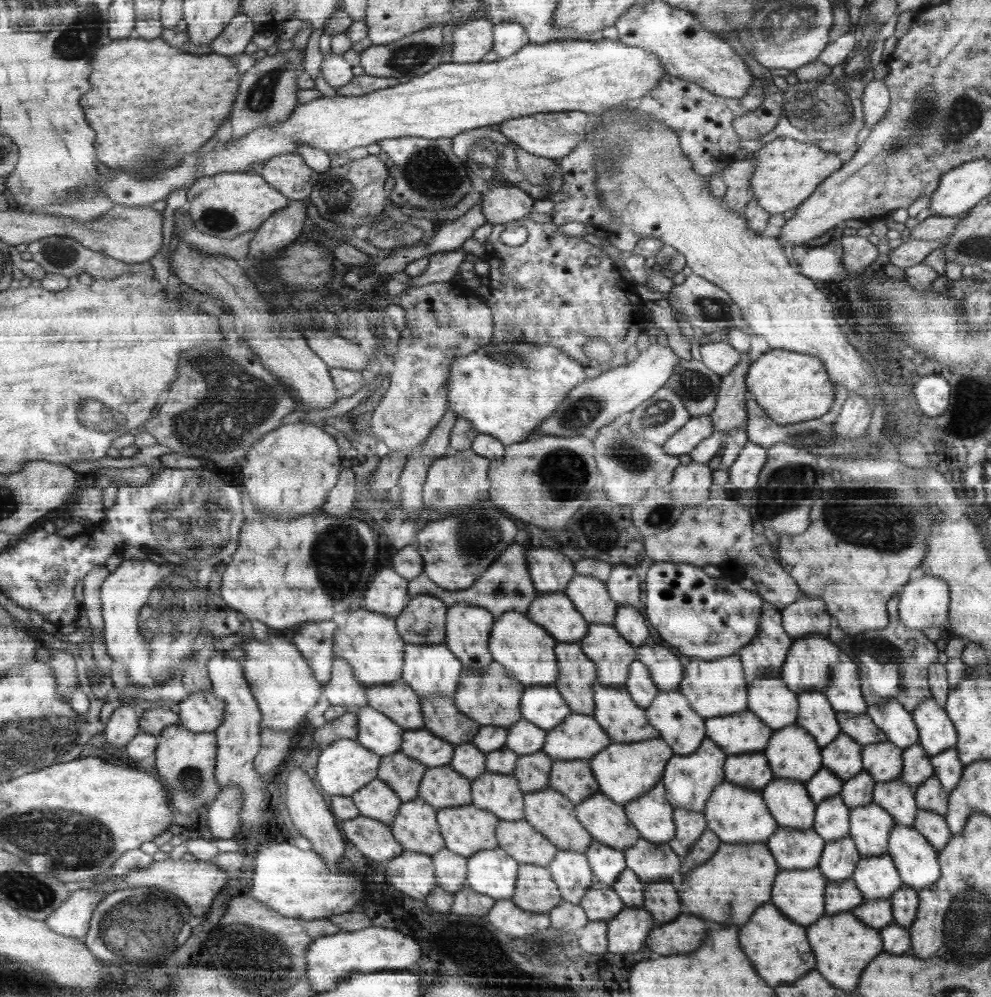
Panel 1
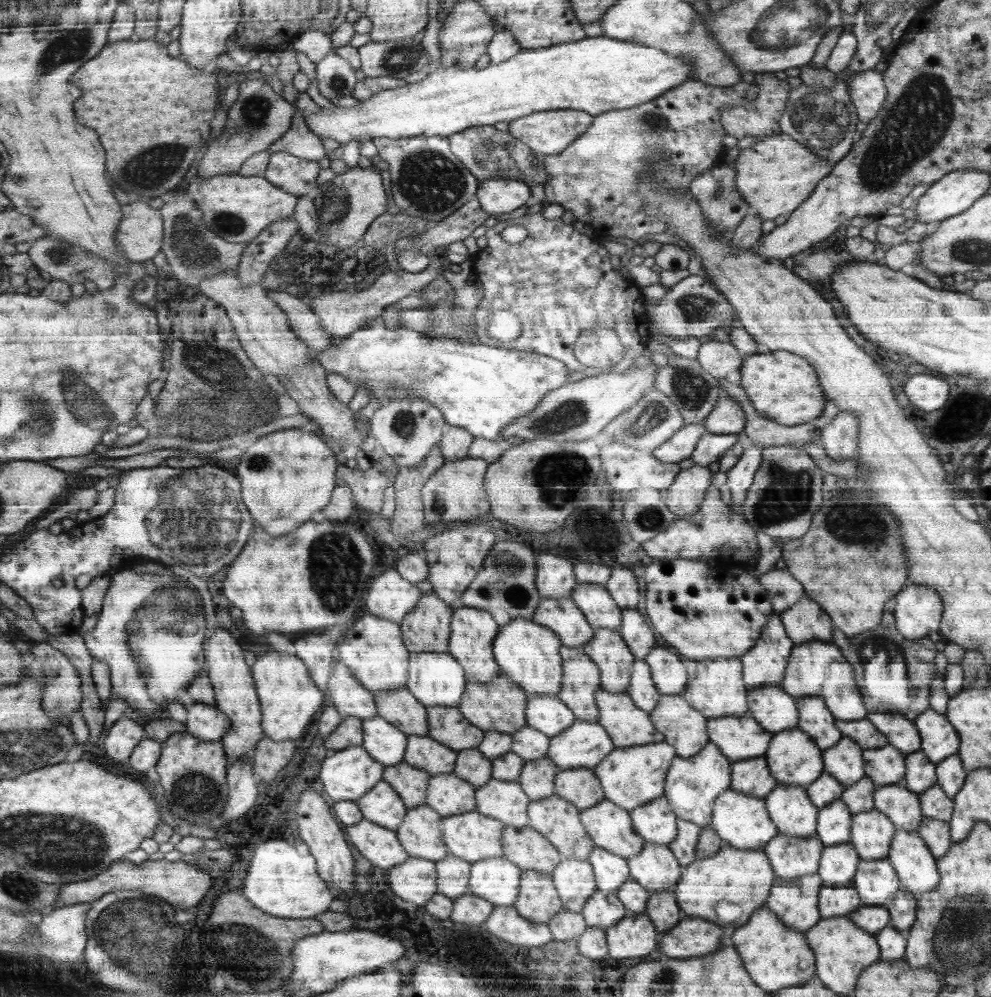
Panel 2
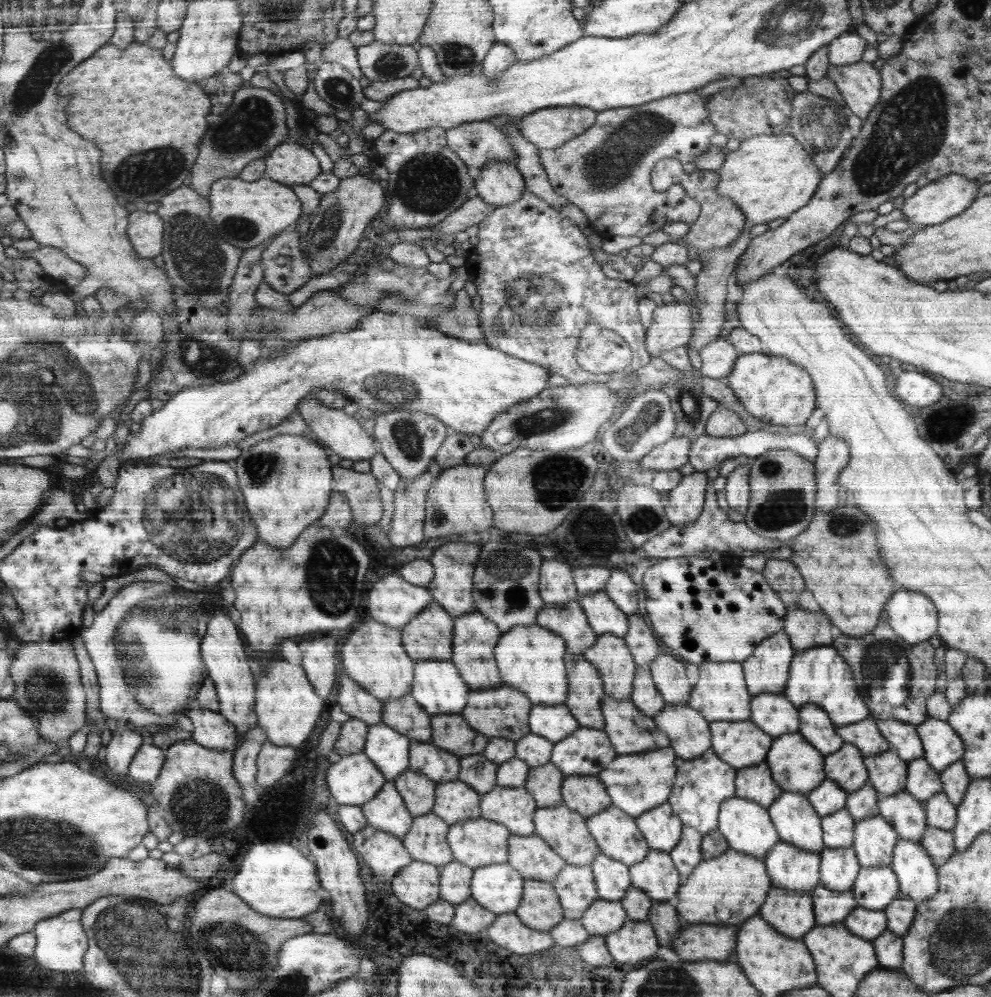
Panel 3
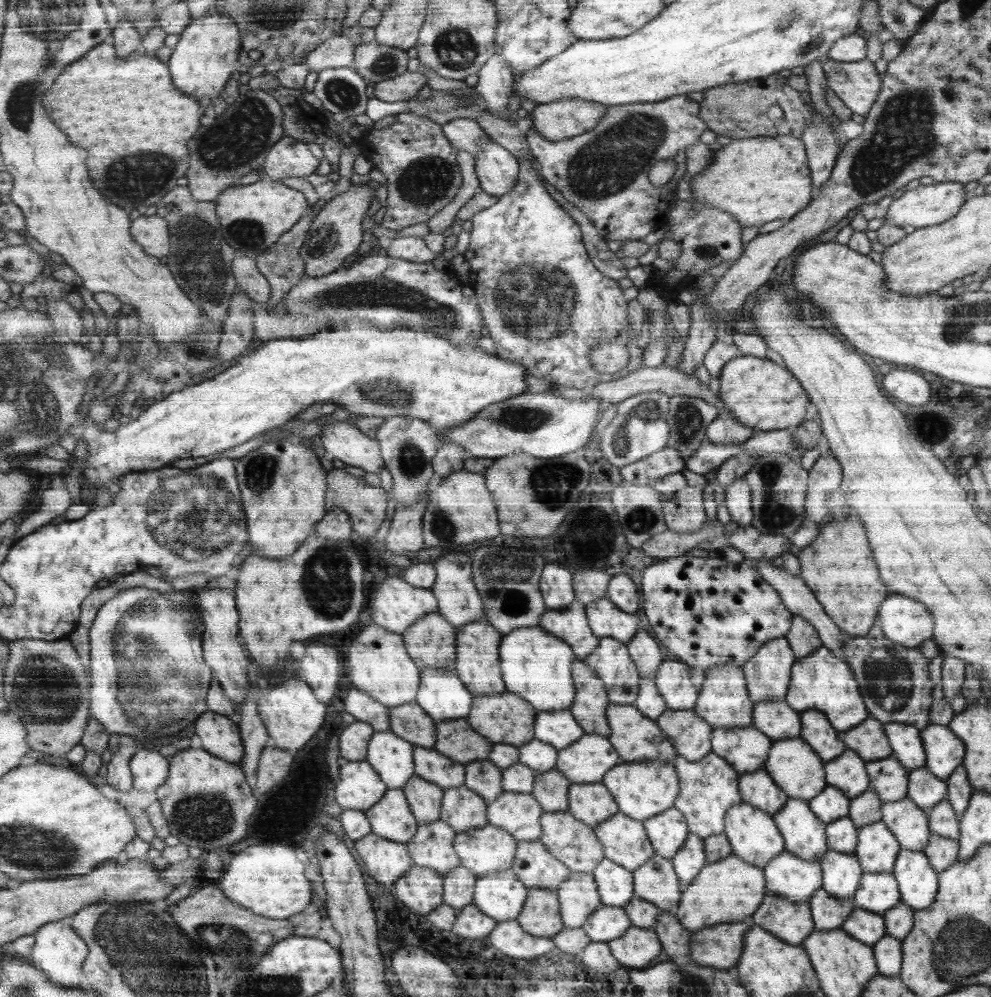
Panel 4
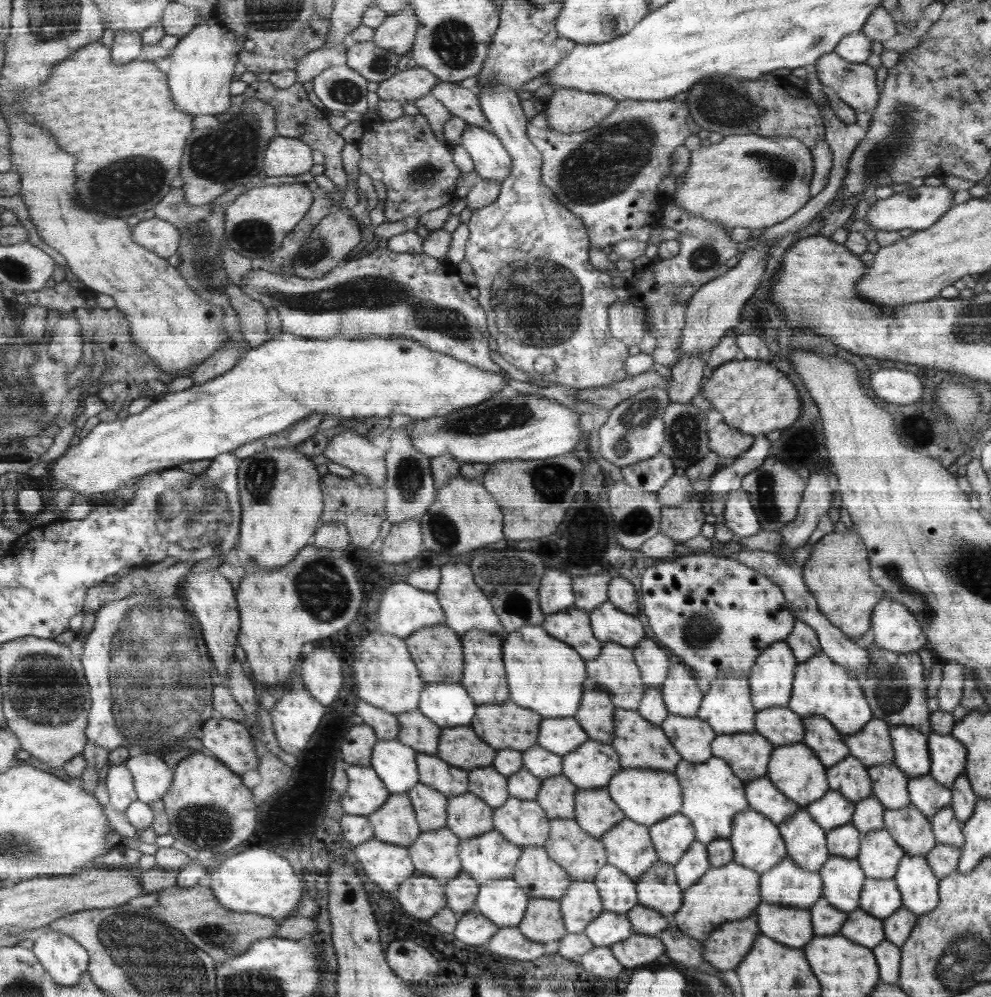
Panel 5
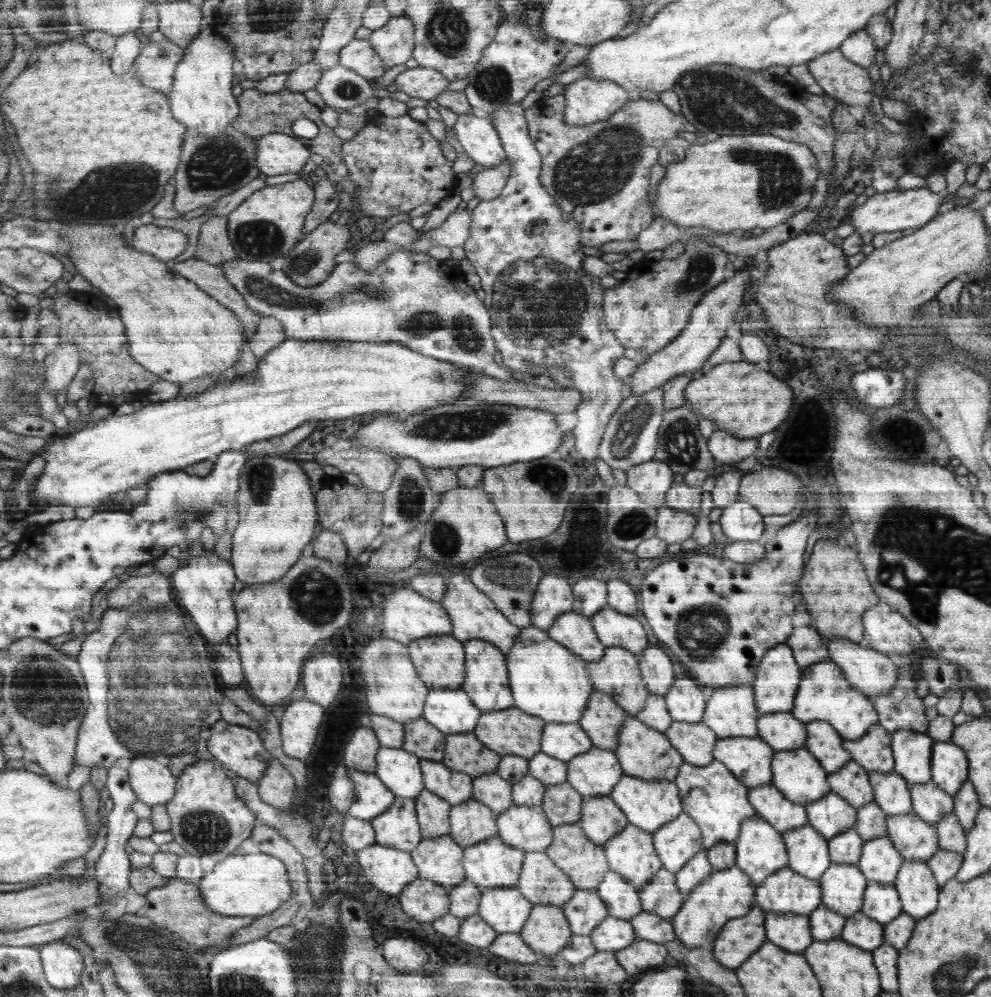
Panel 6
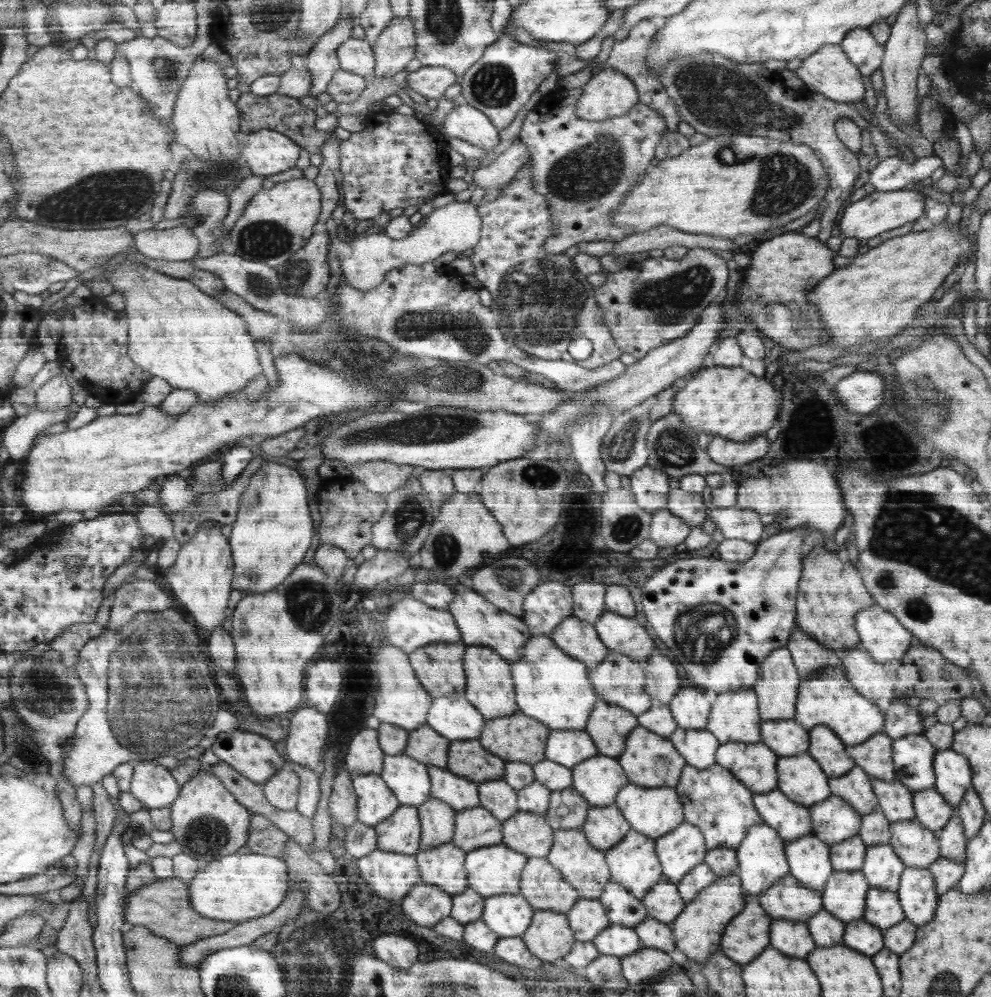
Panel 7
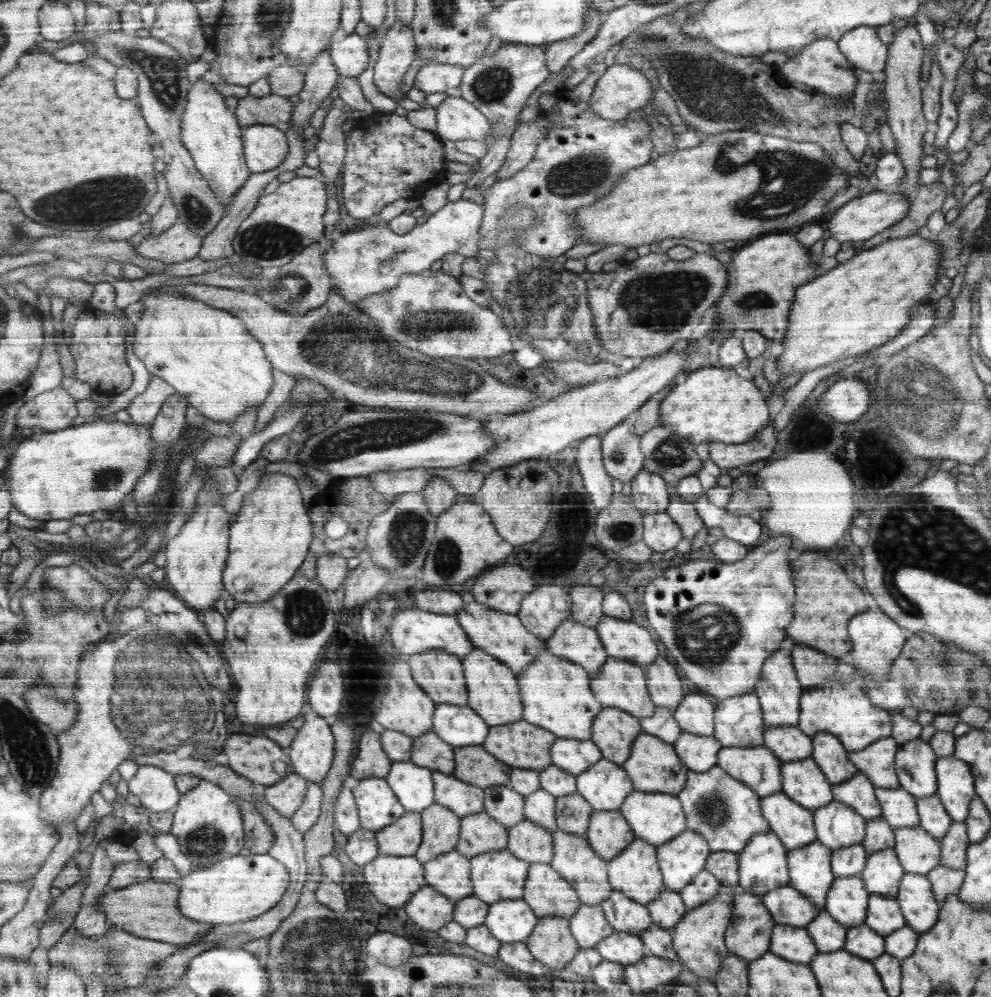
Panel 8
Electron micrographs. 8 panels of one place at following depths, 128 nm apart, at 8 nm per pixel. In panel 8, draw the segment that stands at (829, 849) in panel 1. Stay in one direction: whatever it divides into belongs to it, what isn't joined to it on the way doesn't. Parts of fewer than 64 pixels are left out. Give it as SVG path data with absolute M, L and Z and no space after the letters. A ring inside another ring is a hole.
M860 876L835 878L827 894L826 911L846 926L860 926L866 920L869 896Z

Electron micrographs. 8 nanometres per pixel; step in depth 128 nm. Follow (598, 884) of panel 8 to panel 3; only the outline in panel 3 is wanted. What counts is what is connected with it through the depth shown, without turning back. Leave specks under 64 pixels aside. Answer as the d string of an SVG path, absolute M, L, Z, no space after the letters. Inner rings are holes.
M564 804L538 808L535 811L535 834L545 839L561 856L567 864L574 866L588 866L599 856L600 849L595 837L591 834L586 820Z

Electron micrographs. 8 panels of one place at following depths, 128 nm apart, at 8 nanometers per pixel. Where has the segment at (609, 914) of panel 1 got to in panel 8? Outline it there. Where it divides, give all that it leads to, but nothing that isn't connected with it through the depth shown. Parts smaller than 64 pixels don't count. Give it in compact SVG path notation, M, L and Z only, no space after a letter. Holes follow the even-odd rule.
M618 930L600 940L595 949L603 960L616 962L622 966L636 964L646 956L646 947L639 935Z

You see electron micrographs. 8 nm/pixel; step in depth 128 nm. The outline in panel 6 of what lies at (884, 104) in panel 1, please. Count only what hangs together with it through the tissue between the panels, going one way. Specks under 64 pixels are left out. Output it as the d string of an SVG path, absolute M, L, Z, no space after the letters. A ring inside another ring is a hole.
M839 48L817 56L807 65L808 72L826 94L846 105L868 108L872 100L868 72L858 63L844 58Z

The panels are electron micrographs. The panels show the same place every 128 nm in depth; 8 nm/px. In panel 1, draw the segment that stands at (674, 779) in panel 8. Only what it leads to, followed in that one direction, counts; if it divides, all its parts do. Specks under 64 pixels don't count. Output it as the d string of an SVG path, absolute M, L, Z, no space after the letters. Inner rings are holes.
M594 684L595 712L592 714L615 742L638 742L660 737L650 724L646 710L621 686Z

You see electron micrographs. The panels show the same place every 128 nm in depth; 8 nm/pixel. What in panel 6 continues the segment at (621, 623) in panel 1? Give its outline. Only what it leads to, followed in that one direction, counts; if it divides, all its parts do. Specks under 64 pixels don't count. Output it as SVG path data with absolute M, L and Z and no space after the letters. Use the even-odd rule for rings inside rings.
M655 645L648 646L640 653L639 663L648 690L651 690L652 694L664 697L664 694L671 689L672 683L675 681L670 657L664 653L663 649Z

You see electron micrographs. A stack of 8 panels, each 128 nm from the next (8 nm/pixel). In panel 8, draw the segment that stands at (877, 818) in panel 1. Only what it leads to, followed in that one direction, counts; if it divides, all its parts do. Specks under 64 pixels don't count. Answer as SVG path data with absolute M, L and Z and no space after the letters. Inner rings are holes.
M888 848L871 854L859 876L870 894L896 898L906 870L895 851Z

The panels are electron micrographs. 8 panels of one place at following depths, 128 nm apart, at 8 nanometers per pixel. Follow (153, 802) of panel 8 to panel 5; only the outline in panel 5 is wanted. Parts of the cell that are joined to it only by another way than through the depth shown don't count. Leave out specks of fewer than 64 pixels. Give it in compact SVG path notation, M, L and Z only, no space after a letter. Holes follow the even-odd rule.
M150 750L144 755L130 757L126 762L134 776L139 799L147 803L163 800L166 797L166 794L172 789L176 779L175 771L165 762L164 759L162 760L162 758L156 756L156 751L158 750Z

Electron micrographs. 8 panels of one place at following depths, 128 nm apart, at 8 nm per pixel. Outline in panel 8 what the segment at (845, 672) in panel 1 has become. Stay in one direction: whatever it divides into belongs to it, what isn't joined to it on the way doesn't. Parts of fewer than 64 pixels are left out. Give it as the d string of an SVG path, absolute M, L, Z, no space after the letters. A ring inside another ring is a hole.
M854 677L852 682L828 682L824 686L816 686L804 690L799 712L800 730L812 738L818 733L837 735L848 752L867 749L880 738L892 736L890 714L883 707L872 706L871 699L862 692L860 678Z

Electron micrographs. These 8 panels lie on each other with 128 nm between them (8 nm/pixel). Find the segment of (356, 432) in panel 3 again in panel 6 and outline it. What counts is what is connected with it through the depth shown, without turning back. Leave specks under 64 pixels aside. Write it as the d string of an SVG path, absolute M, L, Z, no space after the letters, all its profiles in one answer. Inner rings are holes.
M351 439L336 440L315 456L318 464L335 466L342 474L356 474L364 487L380 493L390 488L399 470L399 461L394 454L384 454L382 450L356 452Z

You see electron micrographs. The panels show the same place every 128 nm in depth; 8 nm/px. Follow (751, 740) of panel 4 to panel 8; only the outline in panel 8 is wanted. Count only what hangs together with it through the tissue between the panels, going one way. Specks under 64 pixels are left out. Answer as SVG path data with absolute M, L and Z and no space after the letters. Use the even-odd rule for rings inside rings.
M766 746L724 747L718 757L719 767L763 797L783 790L780 764L782 762Z

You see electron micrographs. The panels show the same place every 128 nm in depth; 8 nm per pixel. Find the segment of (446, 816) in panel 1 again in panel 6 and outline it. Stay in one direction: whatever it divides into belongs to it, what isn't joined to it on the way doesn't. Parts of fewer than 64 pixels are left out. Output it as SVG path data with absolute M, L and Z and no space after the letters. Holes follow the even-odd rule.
M499 836L488 841L464 847L462 864L466 868L466 880L474 882L480 890L515 887L523 868L525 850L508 846Z

